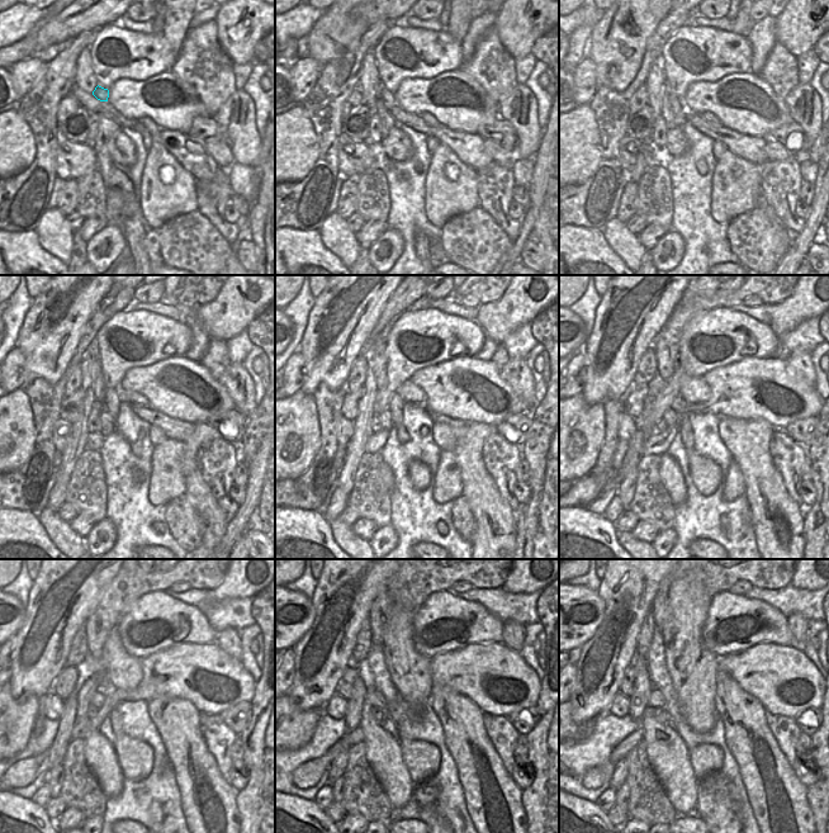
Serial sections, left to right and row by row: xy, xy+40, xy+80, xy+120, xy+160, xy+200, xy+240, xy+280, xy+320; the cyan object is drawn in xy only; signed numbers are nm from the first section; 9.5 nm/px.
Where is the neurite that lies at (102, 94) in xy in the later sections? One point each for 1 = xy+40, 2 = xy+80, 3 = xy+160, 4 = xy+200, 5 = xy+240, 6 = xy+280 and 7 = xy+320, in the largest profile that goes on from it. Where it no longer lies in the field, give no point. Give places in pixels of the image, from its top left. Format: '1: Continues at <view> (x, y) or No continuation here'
1: Continues at xy+40 (388, 98)
2: Continues at xy+80 (678, 109)
3: Continues at xy+160 (396, 405)
4: Continues at xy+200 (705, 473)
5: Continues at xy+240 (136, 758)
6: Continues at xy+280 (421, 758)
7: Continues at xy+320 (705, 758).

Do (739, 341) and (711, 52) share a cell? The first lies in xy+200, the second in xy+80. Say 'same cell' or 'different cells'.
same cell

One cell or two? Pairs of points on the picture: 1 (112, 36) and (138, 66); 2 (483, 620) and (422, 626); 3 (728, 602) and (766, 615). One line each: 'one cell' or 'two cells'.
1: one cell
2: one cell
3: one cell

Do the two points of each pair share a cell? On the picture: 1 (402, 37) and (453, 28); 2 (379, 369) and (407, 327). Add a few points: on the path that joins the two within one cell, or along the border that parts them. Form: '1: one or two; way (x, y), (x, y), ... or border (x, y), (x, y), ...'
1: two; border (445, 29), (460, 42)
2: two; border (389, 330), (387, 335), (387, 383), (380, 388)

